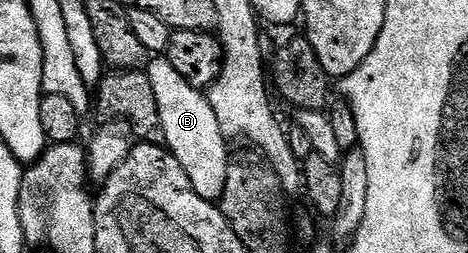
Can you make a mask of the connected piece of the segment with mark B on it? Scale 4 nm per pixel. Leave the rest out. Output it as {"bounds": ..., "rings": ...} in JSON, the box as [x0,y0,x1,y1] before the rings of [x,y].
{"bounds":[145,58,232,201],"rings":[[[164,58],[151,59],[145,74],[152,82],[152,94],[156,94],[165,147],[176,158],[176,162],[184,166],[184,174],[188,174],[188,182],[192,182],[192,190],[196,190],[200,198],[221,201],[224,178],[228,176],[232,156],[226,153],[228,141],[220,130],[220,122],[216,122],[216,114],[212,114],[207,93],[188,86],[188,82],[184,82],[184,78],[180,78],[180,73],[172,67],[172,62]]]}

